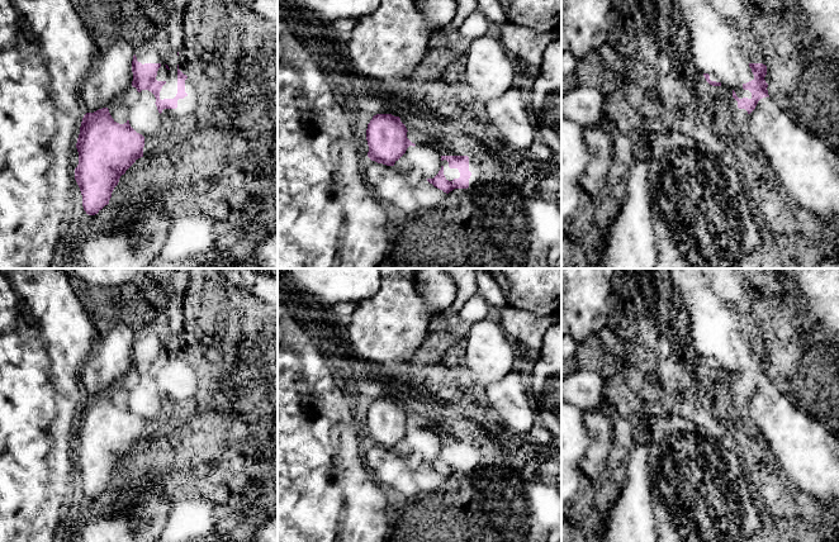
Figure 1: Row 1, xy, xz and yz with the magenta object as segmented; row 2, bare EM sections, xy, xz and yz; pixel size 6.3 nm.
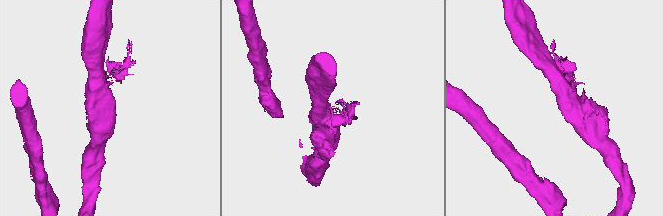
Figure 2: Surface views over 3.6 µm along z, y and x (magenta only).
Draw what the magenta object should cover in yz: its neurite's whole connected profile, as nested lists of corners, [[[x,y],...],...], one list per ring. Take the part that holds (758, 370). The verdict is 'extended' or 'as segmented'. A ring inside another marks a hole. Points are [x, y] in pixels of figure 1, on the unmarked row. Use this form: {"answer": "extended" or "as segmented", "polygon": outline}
{"answer": "as segmented", "polygon": [[[749,347],[749,351],[752,352],[754,362],[746,367],[743,367],[743,372],[749,374],[752,376],[752,381],[739,382],[733,374],[733,381],[738,385],[738,391],[745,393],[748,398],[750,398],[755,393],[760,382],[767,380],[769,381],[767,374],[768,367],[764,363],[767,358],[767,350],[763,347]]]}

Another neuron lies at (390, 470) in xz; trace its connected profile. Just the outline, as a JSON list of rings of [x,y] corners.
[[[371,444],[364,450],[368,469],[374,479],[385,489],[394,490],[404,496],[420,494],[414,475],[408,467],[407,457],[394,450]]]

